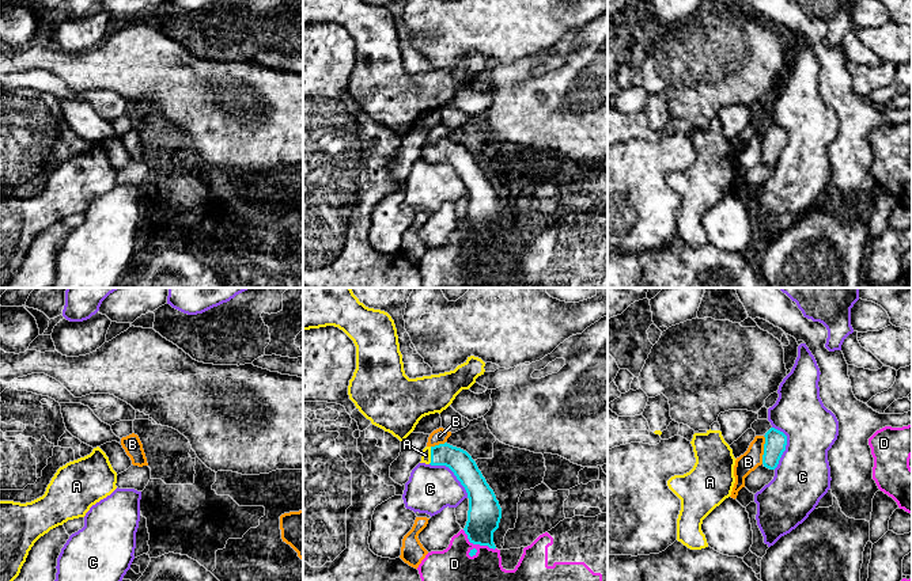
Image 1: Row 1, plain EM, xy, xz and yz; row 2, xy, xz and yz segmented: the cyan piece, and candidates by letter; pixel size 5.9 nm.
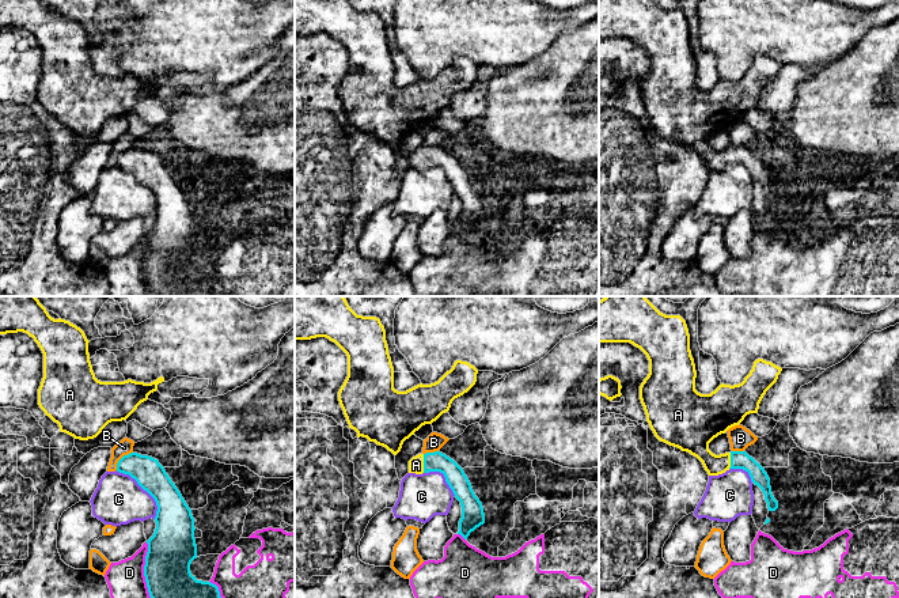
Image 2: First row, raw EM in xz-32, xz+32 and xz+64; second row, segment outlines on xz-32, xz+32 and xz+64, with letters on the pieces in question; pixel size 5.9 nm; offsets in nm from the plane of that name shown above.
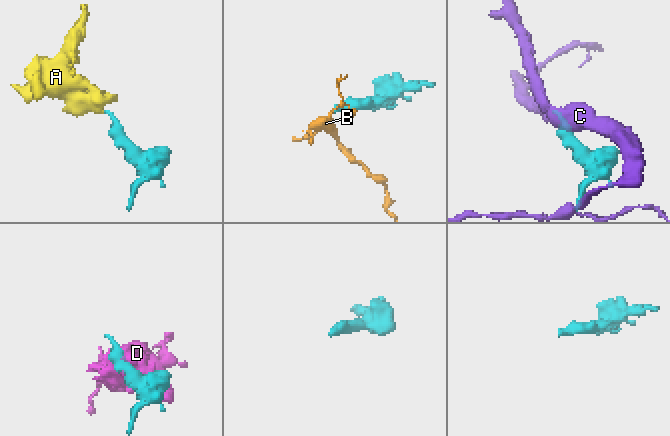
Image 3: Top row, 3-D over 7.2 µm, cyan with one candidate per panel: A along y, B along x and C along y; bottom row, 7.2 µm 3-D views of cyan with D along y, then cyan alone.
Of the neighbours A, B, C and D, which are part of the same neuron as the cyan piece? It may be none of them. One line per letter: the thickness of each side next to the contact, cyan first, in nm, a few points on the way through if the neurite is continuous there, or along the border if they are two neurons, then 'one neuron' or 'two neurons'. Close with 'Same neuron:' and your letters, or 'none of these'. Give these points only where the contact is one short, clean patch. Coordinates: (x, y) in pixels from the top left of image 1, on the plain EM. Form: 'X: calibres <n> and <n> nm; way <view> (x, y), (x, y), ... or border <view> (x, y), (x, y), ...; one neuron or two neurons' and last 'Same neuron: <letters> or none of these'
A: calibres 150 and 60 nm; way xz (460, 158), (447, 151), (431, 151), (426, 151); one neuron
B: calibres 130 and 120 nm; border yz (764, 132), (761, 159); two neurons
C: calibres 180 and 280 nm; two neurons
D: calibres 200 and 360 nm; two neurons
Same neuron: A

